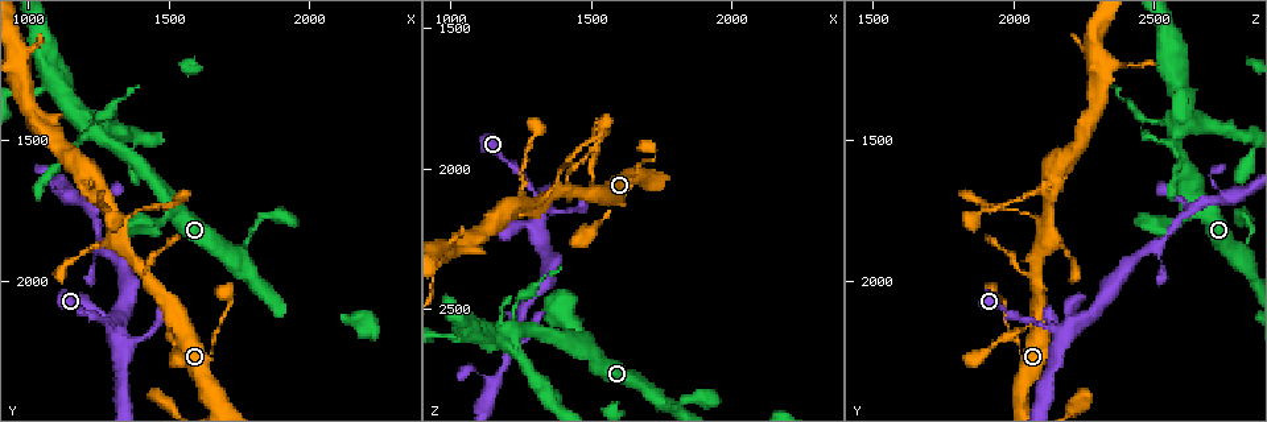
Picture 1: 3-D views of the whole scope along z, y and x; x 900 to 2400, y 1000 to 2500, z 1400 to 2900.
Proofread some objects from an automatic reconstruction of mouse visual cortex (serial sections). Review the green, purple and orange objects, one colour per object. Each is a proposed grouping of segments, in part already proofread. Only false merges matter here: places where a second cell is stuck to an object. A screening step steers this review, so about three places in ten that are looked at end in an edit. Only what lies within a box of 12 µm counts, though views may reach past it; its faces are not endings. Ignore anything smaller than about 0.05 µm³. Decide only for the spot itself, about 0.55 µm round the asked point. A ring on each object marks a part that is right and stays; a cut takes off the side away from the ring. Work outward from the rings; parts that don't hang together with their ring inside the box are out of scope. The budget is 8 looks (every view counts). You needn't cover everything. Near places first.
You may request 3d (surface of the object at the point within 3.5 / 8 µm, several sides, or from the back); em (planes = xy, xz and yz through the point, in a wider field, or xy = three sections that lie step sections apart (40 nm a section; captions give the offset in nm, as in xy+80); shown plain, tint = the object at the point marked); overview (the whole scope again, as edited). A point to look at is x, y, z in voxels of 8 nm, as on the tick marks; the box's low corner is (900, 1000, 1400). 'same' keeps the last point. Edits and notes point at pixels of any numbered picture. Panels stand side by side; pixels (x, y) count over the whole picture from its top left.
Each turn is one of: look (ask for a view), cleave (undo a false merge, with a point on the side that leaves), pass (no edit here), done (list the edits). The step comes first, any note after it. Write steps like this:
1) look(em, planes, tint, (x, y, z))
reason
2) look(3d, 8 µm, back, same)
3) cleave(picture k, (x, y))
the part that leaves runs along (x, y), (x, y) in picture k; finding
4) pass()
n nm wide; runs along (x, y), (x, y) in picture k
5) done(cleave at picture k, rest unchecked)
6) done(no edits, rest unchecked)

look(3d, 3.5 µm, back, (1320, 2180, 2180))
a narrow waist

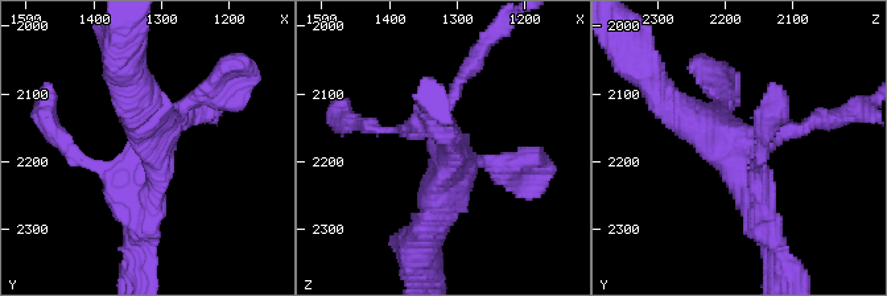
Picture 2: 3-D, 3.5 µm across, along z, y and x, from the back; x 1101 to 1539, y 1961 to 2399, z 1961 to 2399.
look(em, xy, step 3, tint, (1315, 2170, 2180))
now the EM

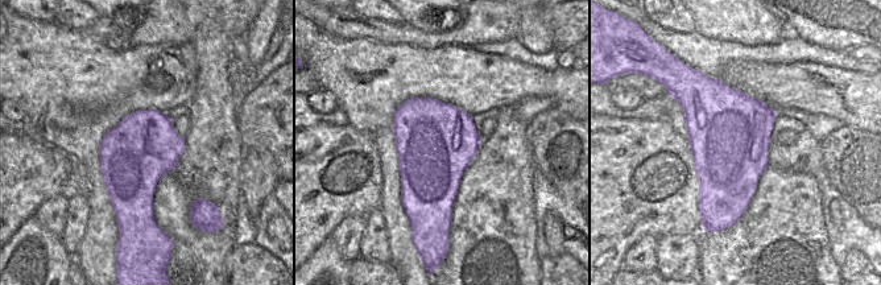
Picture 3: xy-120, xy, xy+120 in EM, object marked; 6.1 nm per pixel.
pass()
runs along (465, 74), (445, 112), (449, 169), (433, 221) in picture 2; one cell here

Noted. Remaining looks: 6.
look(3d, 3.5 µm, (1250, 1480, 2580))
sharp bend

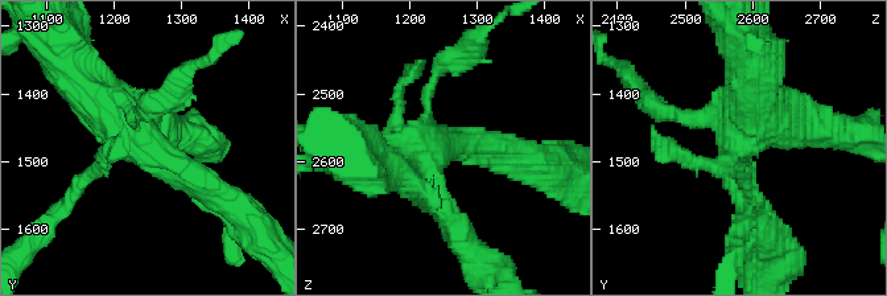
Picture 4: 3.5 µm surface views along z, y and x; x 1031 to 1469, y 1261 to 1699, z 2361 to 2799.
look(em, xy, step 1, tint, (1245, 1475, 2575))
need the tissue

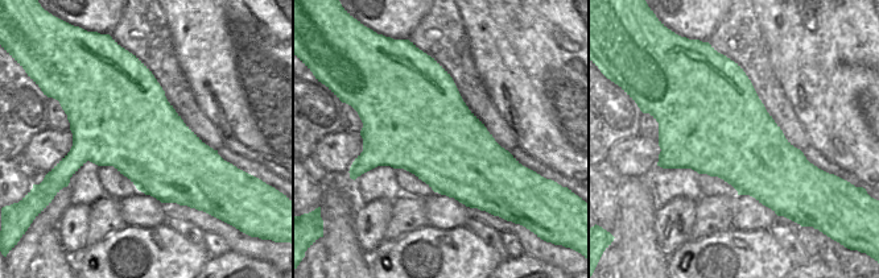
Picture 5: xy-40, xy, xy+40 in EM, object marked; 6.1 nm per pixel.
pass()
runs along (197, 183), (115, 122), (71, 65) in picture 4; all the same cell

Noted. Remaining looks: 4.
look(3d, 3.5 µm, (1060, 1300, 2600))
branch point

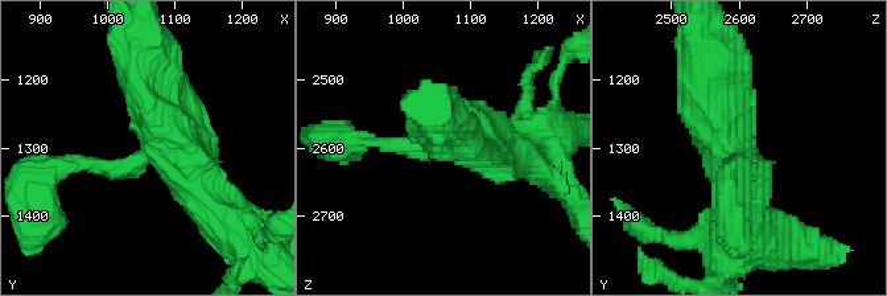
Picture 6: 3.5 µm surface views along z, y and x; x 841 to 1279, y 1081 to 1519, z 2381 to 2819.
look(em, planes, tint, (1065, 1315, 2595))
3 arms; arms of 200, 600, 600 nm; shape alone is not enough

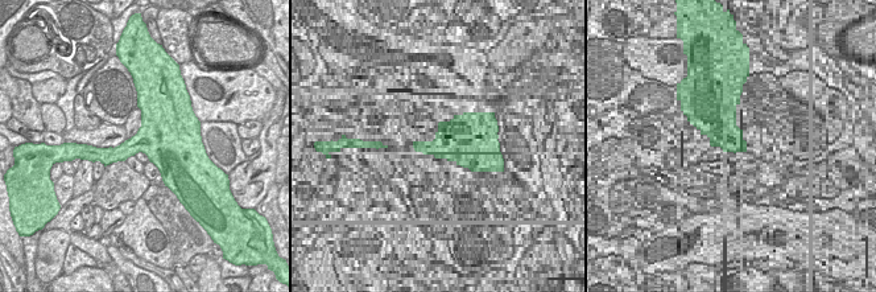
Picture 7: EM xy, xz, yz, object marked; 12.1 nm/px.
pass()
runs along (223, 218), (174, 146), (147, 65) in picture 6; one cell here

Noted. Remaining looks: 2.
done(no edits, rest unchecked)

